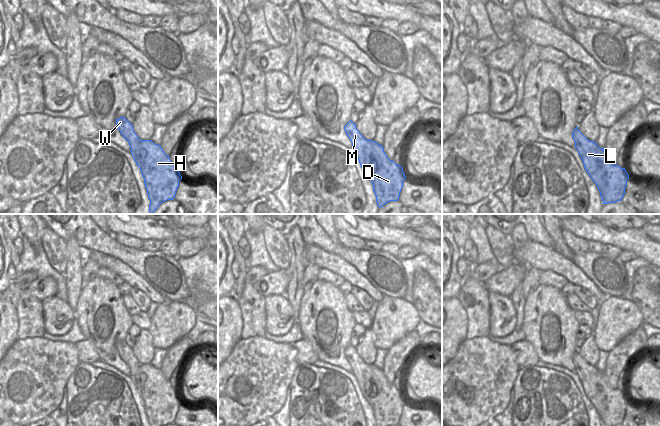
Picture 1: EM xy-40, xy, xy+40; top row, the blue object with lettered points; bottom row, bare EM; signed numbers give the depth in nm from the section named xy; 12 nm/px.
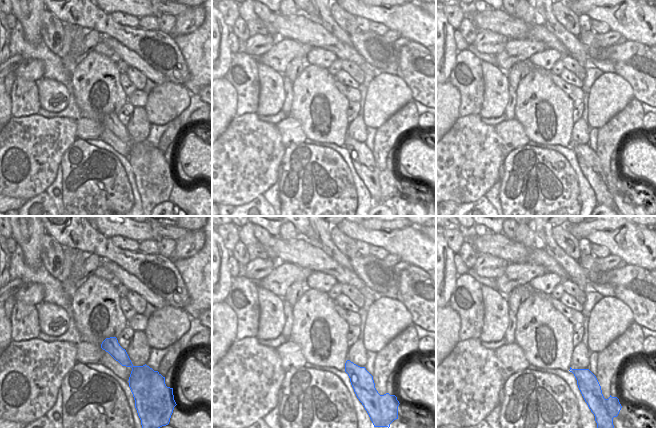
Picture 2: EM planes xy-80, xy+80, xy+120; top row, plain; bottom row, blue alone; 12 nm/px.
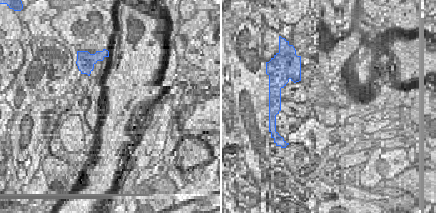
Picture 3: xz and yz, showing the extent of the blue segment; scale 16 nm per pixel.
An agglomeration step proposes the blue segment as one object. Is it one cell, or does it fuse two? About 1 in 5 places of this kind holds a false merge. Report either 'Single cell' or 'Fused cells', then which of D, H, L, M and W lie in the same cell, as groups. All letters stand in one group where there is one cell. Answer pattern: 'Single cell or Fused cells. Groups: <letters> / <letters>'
Fused cells. Groups: D H / L M W

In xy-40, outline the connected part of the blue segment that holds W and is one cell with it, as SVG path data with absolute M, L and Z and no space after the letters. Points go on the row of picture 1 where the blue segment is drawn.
M120 117L116 119L116 125L121 133L121 135L124 137L125 140L128 141L129 146L131 148L131 154L137 164L137 166L141 170L141 166L139 162L141 160L144 160L146 157L148 157L147 152L144 148L142 148L140 151L138 150L138 147L142 141L139 137L136 135L136 133L133 130L132 124L125 118Z

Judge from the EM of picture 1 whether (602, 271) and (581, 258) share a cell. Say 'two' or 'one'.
one

